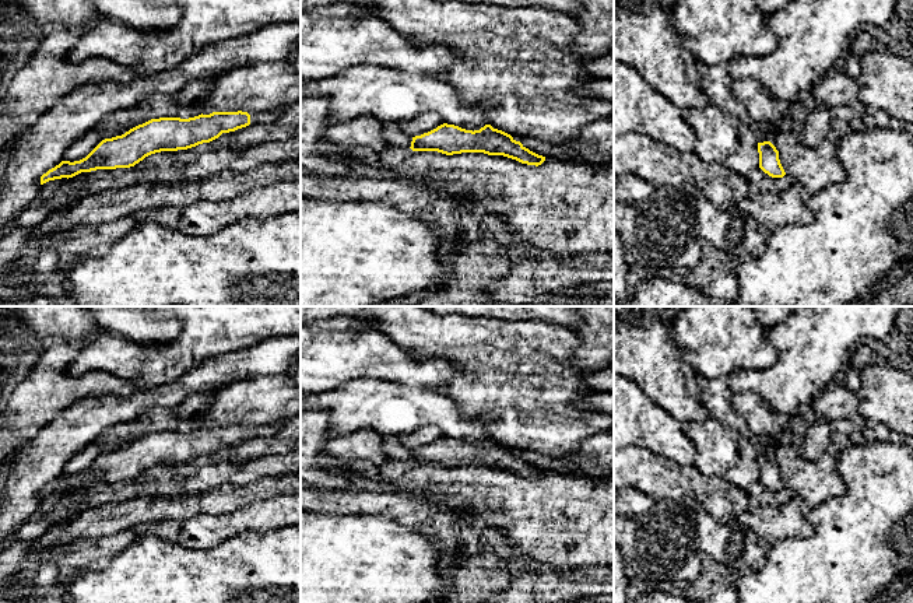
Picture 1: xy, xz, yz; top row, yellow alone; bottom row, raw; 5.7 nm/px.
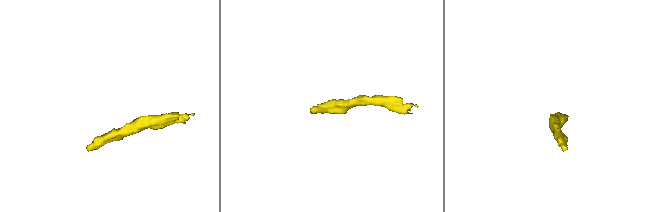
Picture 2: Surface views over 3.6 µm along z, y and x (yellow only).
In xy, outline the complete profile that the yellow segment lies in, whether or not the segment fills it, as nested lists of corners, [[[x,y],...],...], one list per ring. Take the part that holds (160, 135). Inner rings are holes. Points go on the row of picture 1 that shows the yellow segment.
[[[278,106],[266,112],[213,112],[189,119],[151,119],[122,136],[102,140],[80,161],[62,161],[41,176],[41,185],[62,178],[69,179],[81,172],[130,168],[155,152],[187,150],[210,143],[222,133],[235,132],[246,126],[271,123],[281,116],[284,109],[285,106]]]

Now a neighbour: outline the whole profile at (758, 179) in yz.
[[[761,168],[752,171],[748,180],[755,190],[769,190],[776,193],[783,192],[787,186],[796,182],[790,175],[784,175],[783,178],[772,178]]]

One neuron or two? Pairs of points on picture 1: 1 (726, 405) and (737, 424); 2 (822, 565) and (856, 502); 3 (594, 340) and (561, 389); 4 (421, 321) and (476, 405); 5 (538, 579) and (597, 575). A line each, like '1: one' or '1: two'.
1: one
2: one
3: two
4: one
5: one

